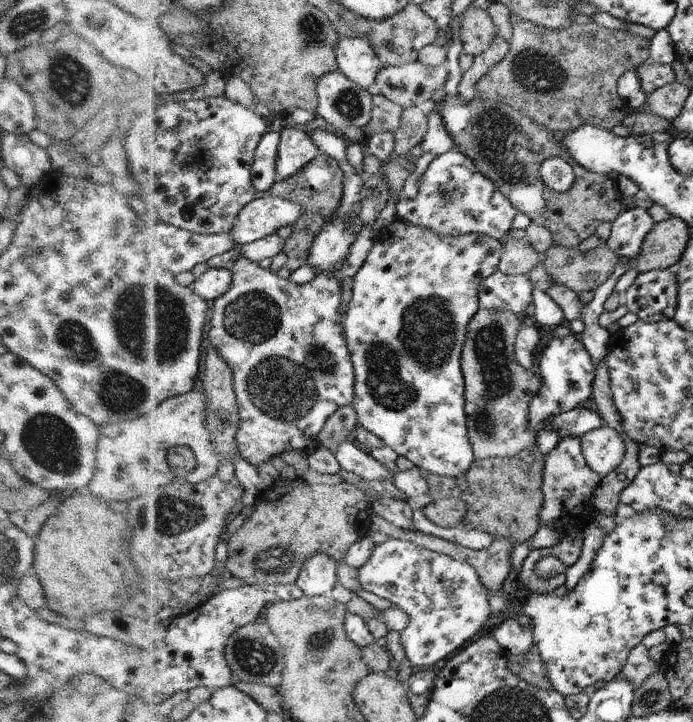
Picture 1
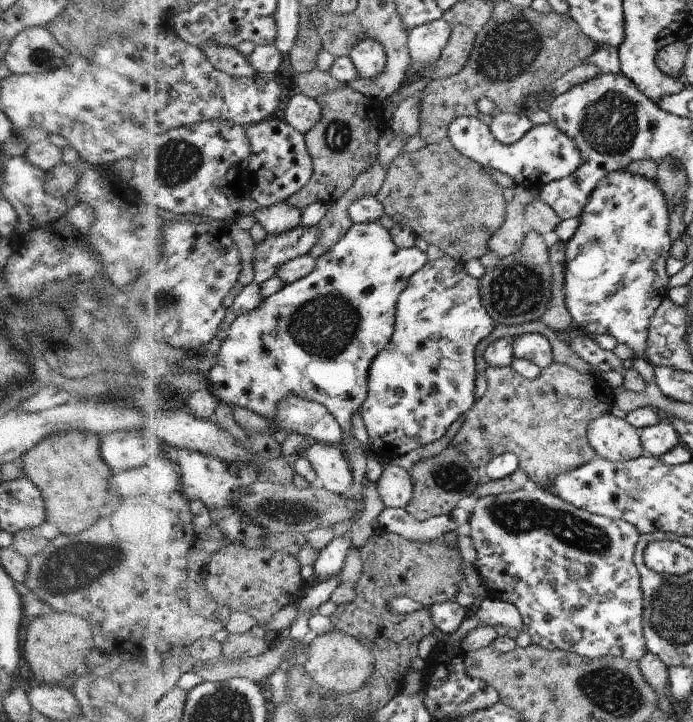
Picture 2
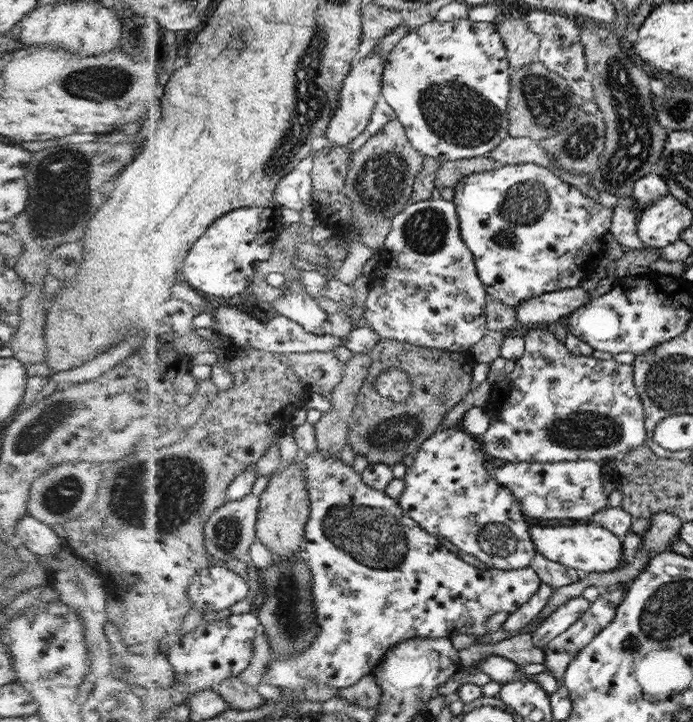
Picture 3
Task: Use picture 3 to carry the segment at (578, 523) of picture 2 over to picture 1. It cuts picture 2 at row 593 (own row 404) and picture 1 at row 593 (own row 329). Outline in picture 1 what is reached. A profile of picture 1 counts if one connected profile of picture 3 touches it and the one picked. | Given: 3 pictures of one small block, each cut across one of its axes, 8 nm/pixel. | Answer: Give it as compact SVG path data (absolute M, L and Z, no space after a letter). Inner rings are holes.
M564 436L559 440L556 448L547 454L545 457L545 464L543 466L543 482L541 489L544 495L542 508L539 513L539 521L542 526L550 526L554 530L558 530L562 534L560 542L554 544L554 546L534 549L530 551L530 554L521 561L520 582L524 589L530 592L531 595L553 595L556 586L564 584L566 580L566 574L558 574L552 576L552 578L540 578L536 574L536 562L544 556L556 556L564 566L572 566L578 556L580 556L580 548L582 548L582 538L580 536L572 536L572 534L564 534L568 530L580 530L576 524L568 524L568 518L566 518L566 512L564 512L564 498L579 498L581 502L589 500L594 494L594 490L600 486L602 476L598 472L594 472L590 468L589 463L585 460L585 454L582 452L581 440L578 436ZM564 516L564 518L562 518ZM546 520L556 520L554 524L546 524Z

